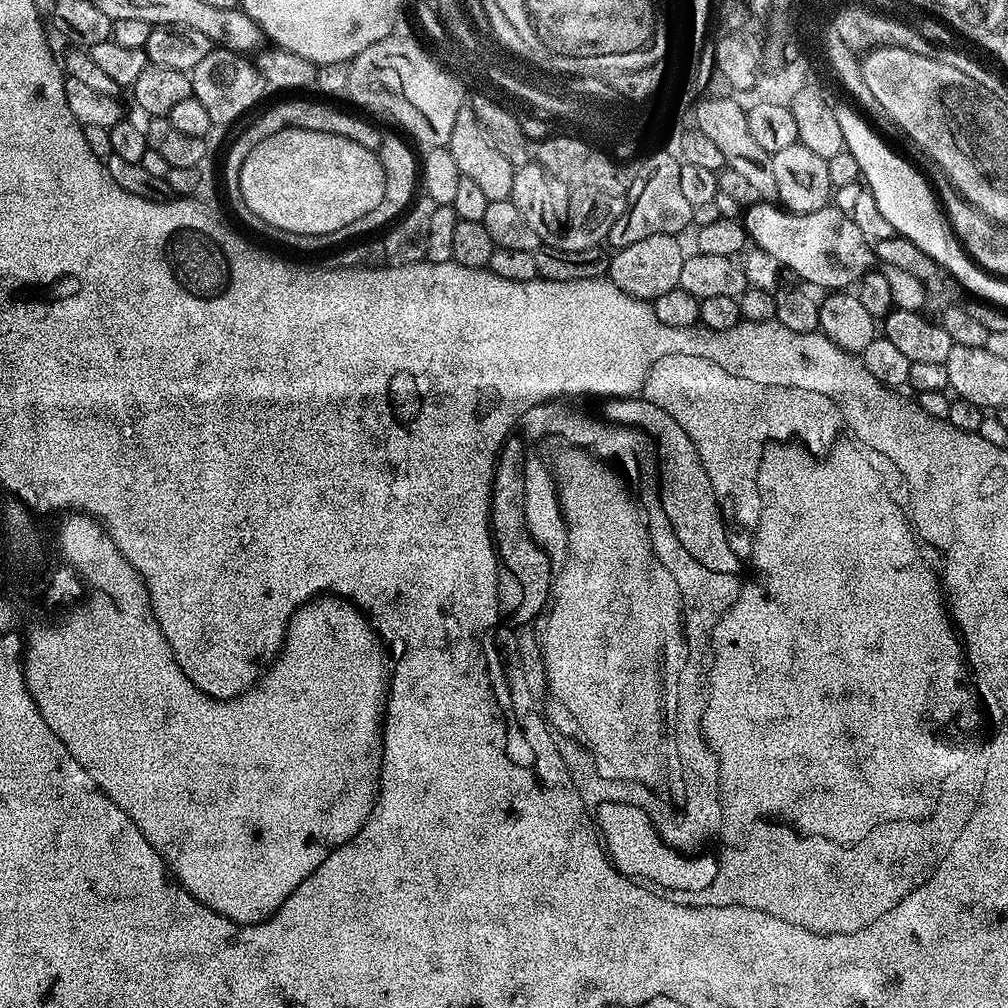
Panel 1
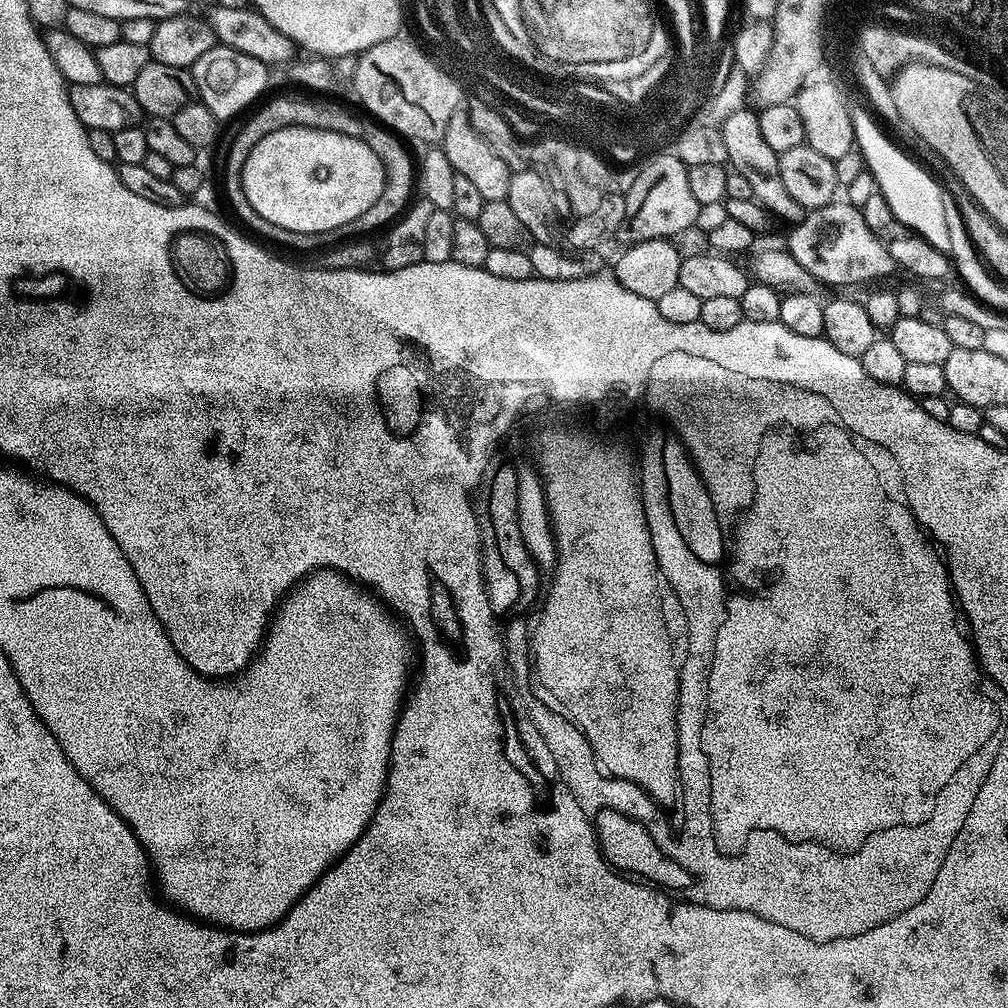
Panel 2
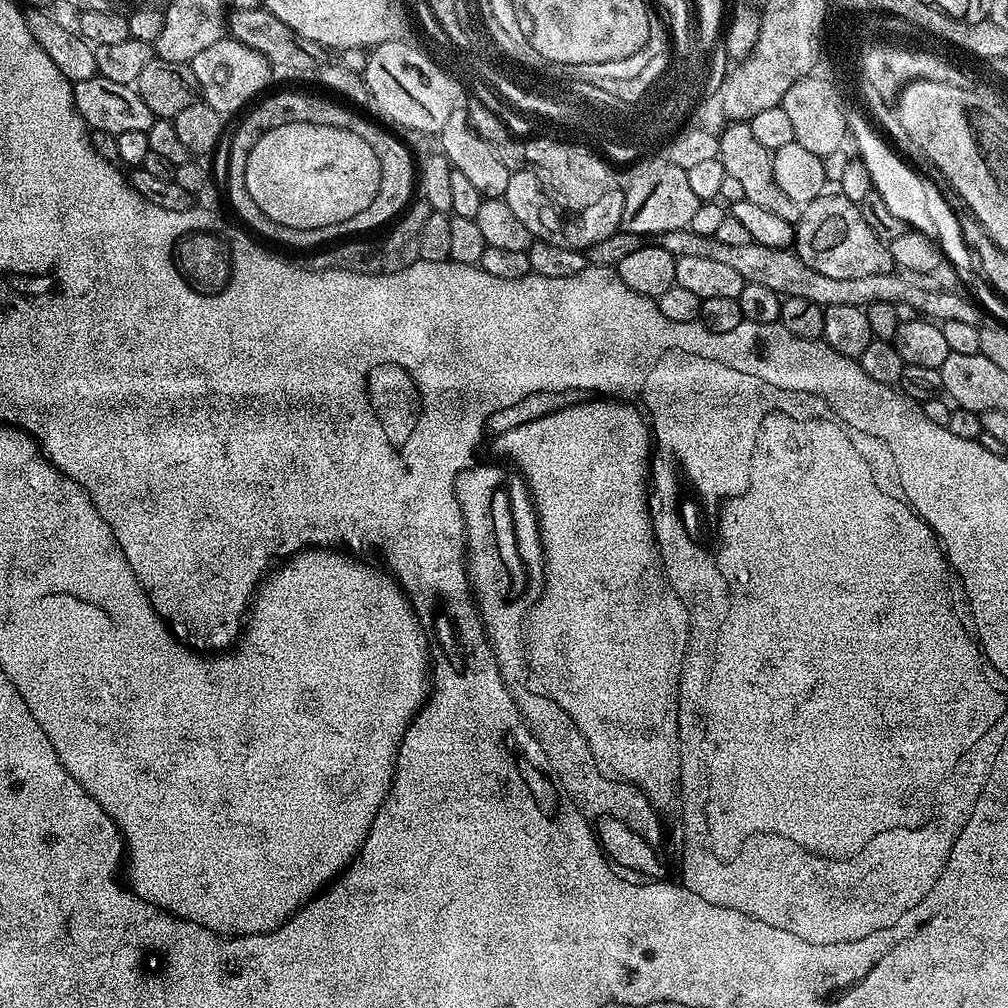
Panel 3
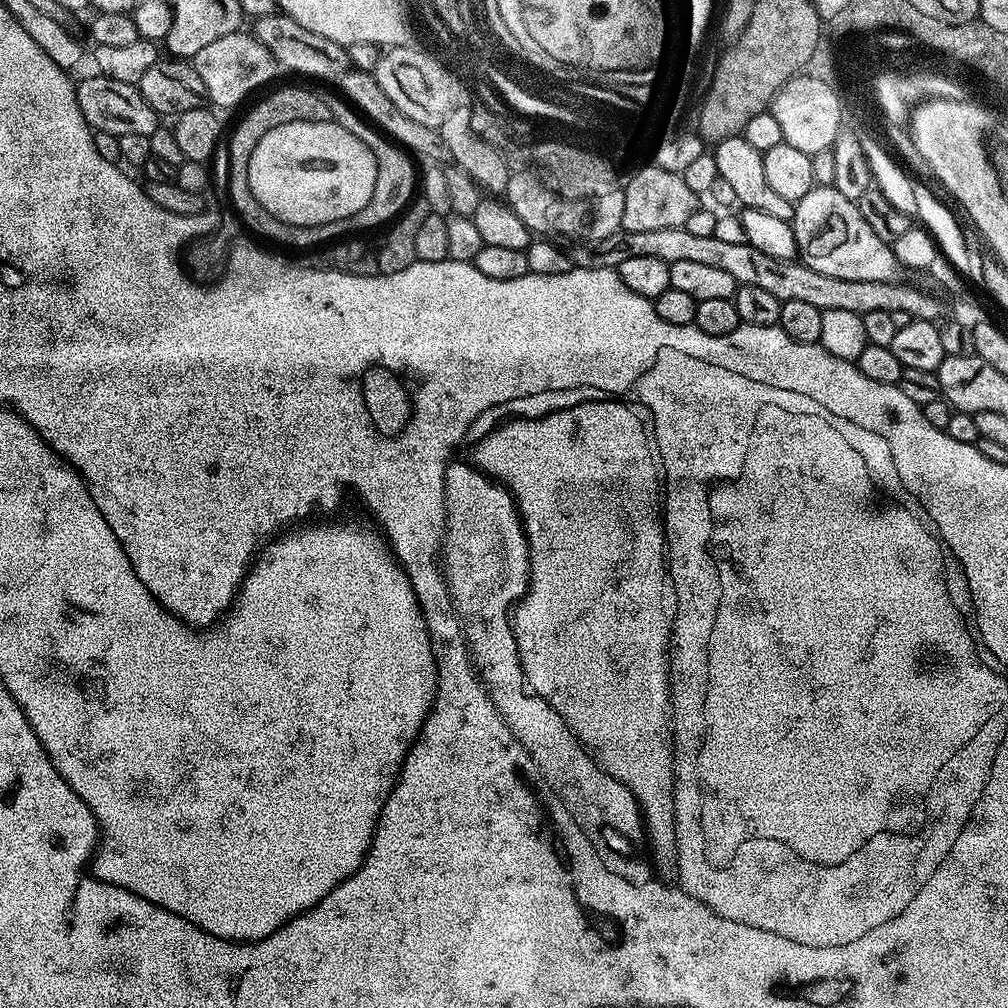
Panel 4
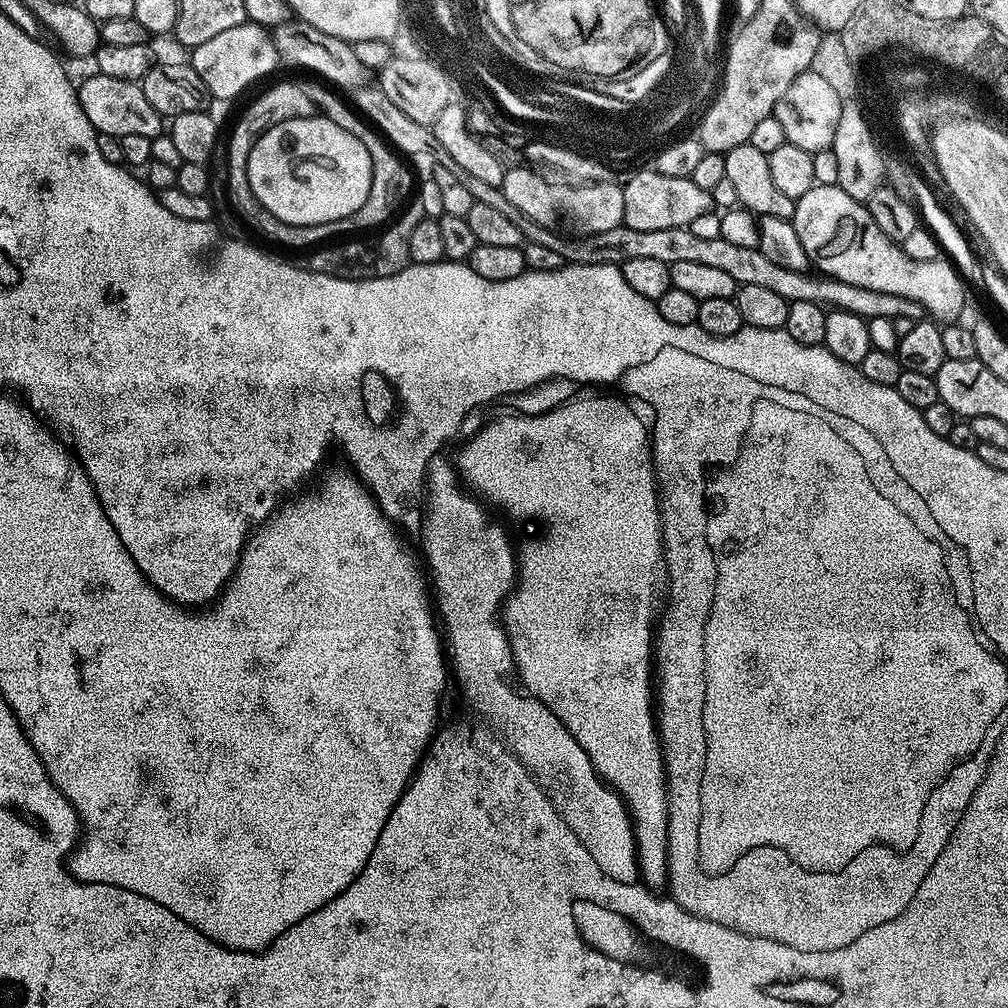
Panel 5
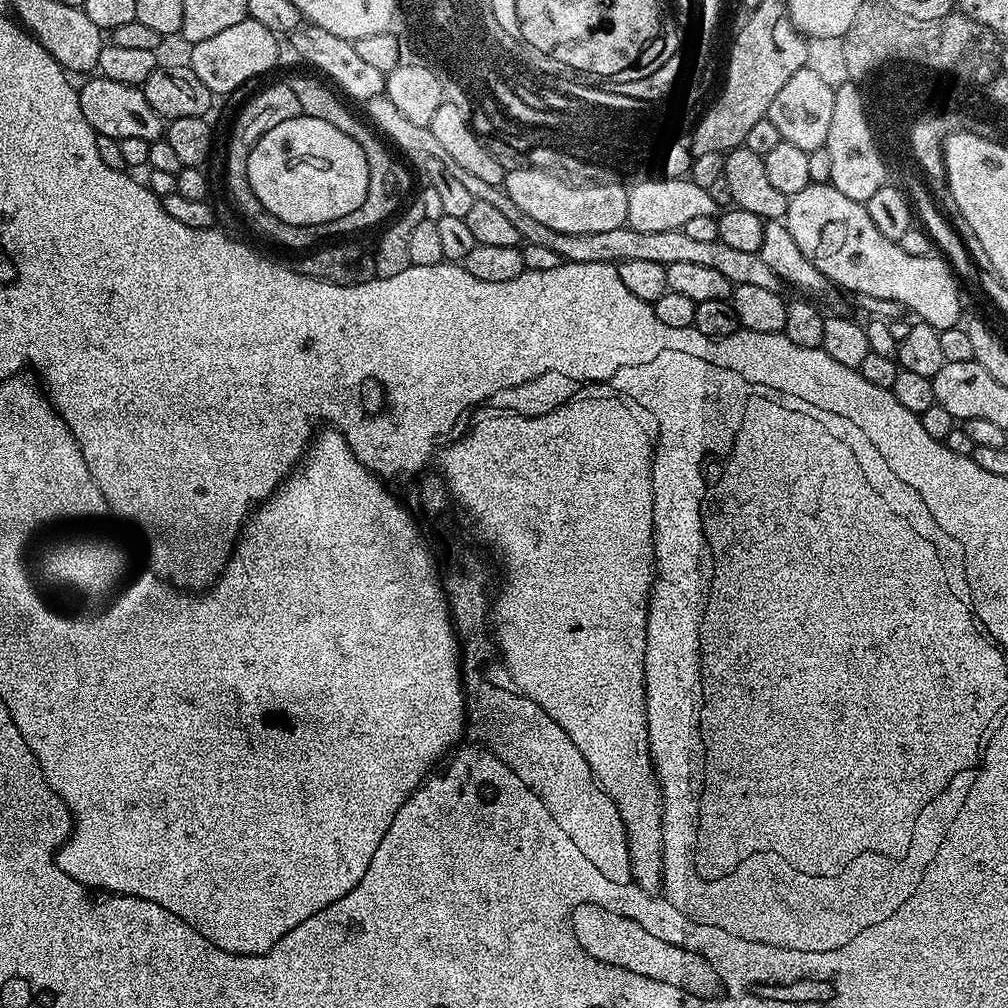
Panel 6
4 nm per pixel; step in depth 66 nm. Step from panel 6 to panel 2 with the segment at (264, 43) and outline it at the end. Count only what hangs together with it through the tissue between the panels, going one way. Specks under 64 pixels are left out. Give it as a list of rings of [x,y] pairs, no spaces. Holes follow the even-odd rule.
[[[217,43],[191,66],[195,95],[199,103],[205,104],[216,115],[217,121],[224,122],[239,112],[247,113],[260,100],[259,96],[270,87],[268,67],[258,58],[250,58],[250,54],[242,54],[242,50]]]

